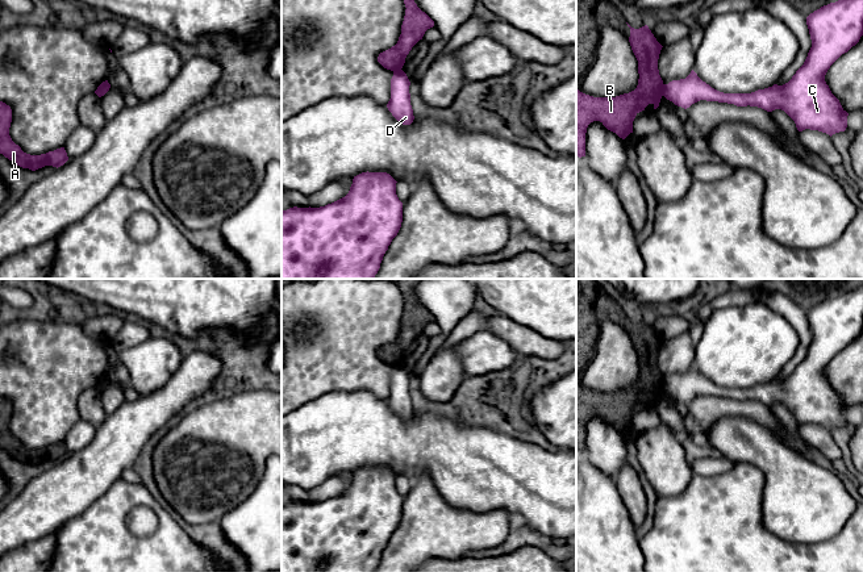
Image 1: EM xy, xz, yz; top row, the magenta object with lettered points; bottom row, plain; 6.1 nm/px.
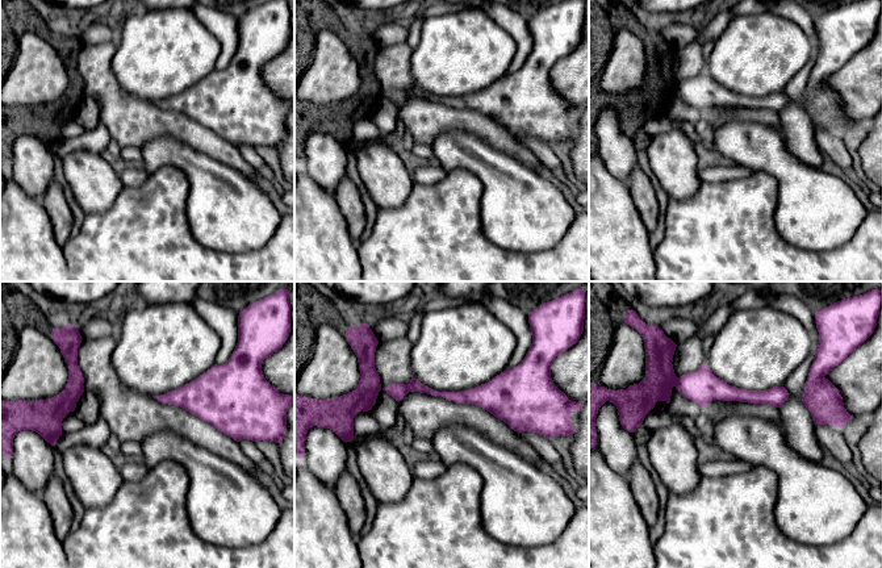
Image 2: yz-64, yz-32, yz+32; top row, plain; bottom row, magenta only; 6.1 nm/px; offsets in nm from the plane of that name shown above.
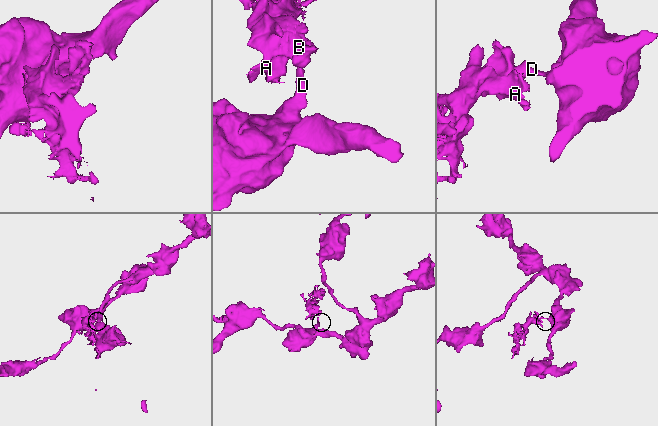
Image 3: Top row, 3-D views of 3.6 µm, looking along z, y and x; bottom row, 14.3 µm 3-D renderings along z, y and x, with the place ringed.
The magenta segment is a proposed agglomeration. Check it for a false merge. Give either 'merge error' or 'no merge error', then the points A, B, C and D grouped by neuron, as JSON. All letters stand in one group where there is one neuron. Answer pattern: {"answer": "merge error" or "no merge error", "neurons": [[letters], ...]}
{"answer": "merge error", "neurons": [["A", "B"], ["C", "D"]]}

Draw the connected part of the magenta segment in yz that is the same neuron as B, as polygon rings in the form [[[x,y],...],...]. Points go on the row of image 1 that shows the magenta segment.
[[[629,24],[628,26],[630,28],[629,42],[638,60],[638,85],[634,91],[616,97],[593,97],[576,89],[576,156],[579,158],[585,156],[585,133],[591,122],[600,121],[608,130],[625,139],[633,133],[633,121],[639,112],[645,110],[649,104],[653,104],[654,109],[659,107],[664,84],[659,75],[658,59],[663,46],[647,25],[639,29],[634,29]]]

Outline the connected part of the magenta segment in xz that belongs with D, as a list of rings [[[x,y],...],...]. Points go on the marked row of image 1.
[[[403,70],[393,72],[391,79],[391,99],[387,108],[403,125],[410,125],[414,120],[409,85],[410,82]]]

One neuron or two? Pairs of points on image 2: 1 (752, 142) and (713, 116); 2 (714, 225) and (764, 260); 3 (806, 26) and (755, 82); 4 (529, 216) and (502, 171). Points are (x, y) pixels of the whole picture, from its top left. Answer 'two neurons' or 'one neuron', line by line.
1: two neurons
2: one neuron
3: two neurons
4: one neuron

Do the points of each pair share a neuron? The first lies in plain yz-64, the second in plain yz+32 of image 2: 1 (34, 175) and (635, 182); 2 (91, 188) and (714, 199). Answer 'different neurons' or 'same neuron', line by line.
1: different neurons
2: different neurons

